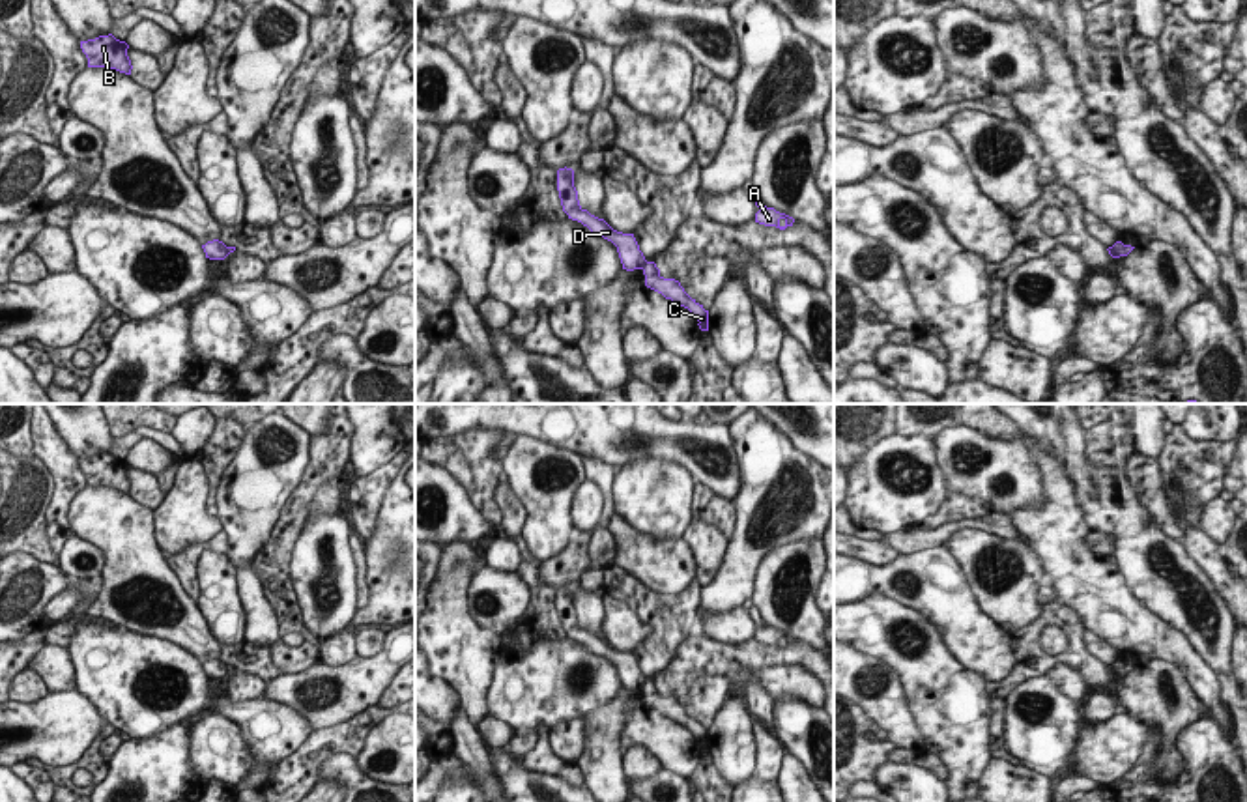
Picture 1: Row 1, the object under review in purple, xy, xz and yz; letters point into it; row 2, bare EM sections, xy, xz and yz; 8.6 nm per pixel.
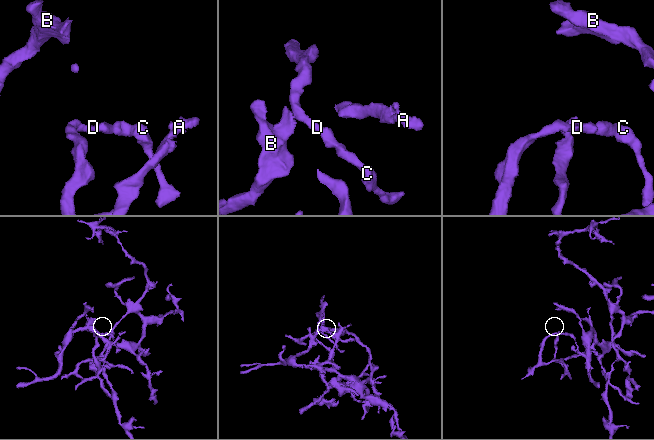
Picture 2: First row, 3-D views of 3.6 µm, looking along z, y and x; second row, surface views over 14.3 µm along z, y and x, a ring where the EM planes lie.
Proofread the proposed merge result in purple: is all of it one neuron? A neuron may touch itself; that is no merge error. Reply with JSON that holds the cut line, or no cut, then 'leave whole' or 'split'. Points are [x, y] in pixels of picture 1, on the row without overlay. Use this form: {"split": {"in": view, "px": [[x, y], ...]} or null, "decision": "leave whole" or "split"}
{"split": {"in": "xz", "px": [[645, 679], [642, 687]]}, "decision": "split"}

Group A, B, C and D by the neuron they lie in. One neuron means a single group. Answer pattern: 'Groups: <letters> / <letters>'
Groups: A B D / C

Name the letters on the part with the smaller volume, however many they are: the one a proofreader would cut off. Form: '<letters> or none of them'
C

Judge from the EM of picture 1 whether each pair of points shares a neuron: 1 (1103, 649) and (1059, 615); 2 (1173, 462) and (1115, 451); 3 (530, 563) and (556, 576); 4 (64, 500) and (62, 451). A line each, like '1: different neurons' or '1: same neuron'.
1: different neurons
2: different neurons
3: different neurons
4: same neuron

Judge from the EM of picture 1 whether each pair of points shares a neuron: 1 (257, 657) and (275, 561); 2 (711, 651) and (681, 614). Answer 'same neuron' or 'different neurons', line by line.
1: different neurons
2: different neurons

